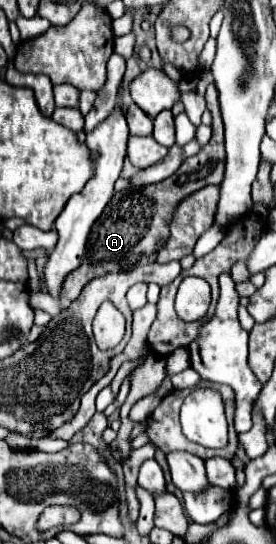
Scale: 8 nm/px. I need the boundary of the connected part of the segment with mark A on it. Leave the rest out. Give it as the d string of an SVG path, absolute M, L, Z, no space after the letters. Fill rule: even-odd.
M210 84L206 90L206 102L208 102L208 110L212 112L212 118L214 118L214 122L212 122L214 134L212 134L210 142L196 156L186 158L186 162L178 168L178 174L172 174L164 182L158 182L154 186L140 186L140 188L130 186L128 190L116 192L112 196L112 200L104 208L102 216L94 222L94 226L90 230L84 262L72 274L68 274L62 284L60 296L64 300L68 298L70 302L74 302L78 298L78 294L82 292L82 288L98 276L104 276L108 272L122 272L136 264L154 262L158 250L166 244L166 238L170 236L170 222L172 222L176 206L186 196L202 190L204 186L208 186L208 184L218 186L222 182L226 154L224 154L224 144L222 144L222 116L220 116L218 90L214 84Z

